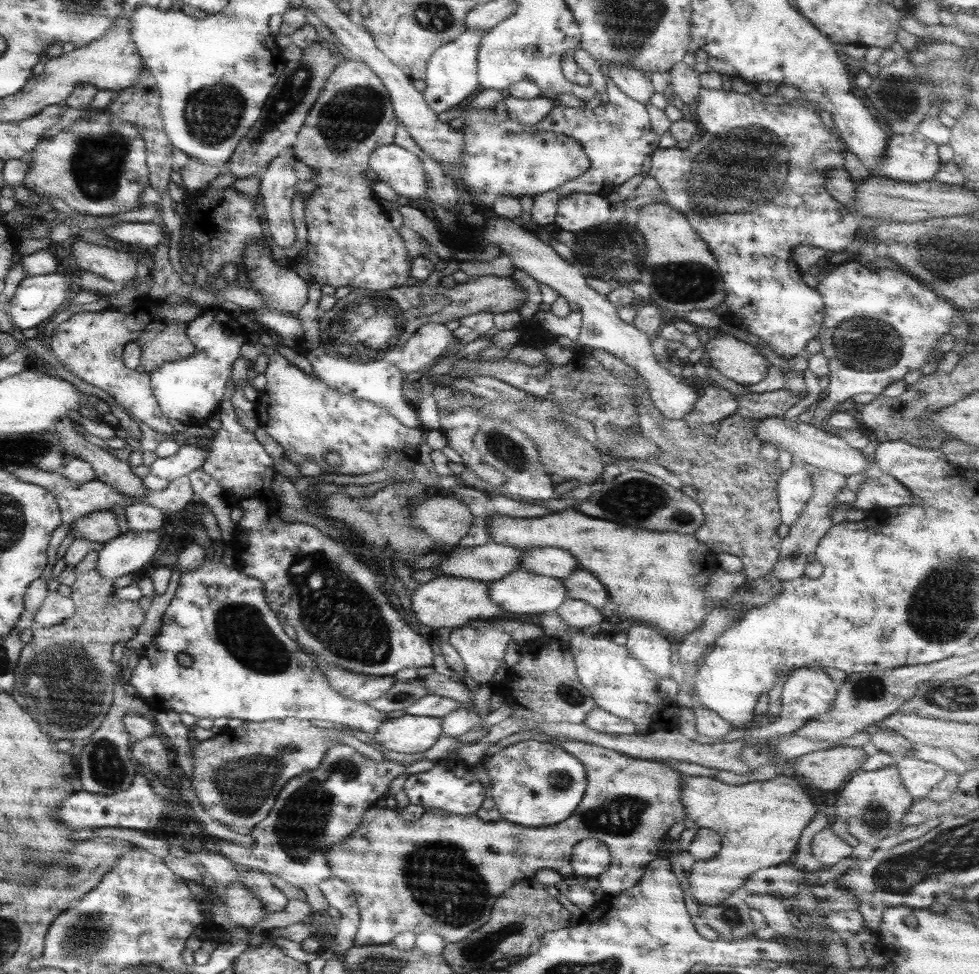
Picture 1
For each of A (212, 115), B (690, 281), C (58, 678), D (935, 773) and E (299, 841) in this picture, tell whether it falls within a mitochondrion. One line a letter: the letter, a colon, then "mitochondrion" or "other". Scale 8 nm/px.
A: mitochondrion
B: mitochondrion
C: mitochondrion
D: other
E: mitochondrion

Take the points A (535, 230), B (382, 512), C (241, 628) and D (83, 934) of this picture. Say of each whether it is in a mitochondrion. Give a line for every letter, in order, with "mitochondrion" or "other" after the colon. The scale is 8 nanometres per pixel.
A: other
B: mitochondrion
C: mitochondrion
D: mitochondrion

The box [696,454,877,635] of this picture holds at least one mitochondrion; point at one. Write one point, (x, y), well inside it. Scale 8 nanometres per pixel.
(794, 552)

